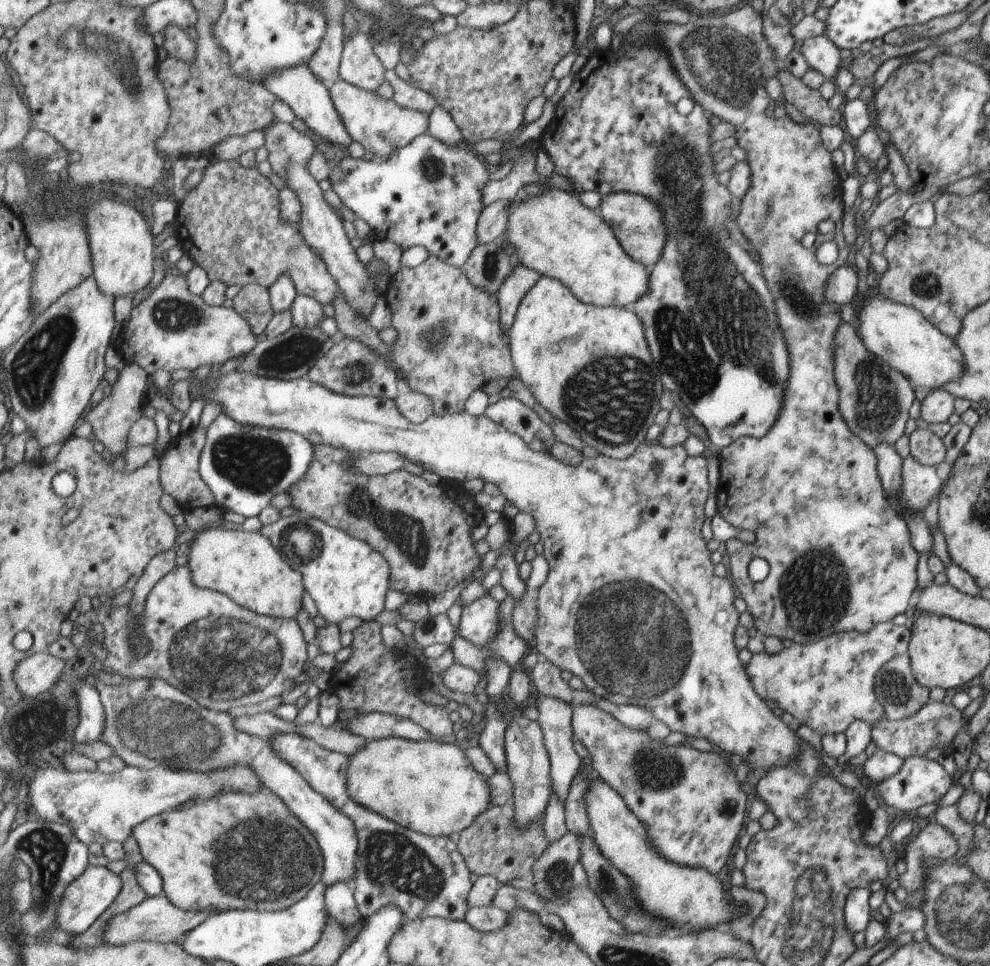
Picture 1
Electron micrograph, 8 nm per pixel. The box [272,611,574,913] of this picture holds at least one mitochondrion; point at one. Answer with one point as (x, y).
(392, 860)

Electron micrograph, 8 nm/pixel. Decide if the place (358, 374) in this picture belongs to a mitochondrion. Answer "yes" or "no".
yes

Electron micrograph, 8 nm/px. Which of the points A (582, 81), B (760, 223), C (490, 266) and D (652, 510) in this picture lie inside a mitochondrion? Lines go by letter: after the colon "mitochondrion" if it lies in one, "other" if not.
A: other
B: mitochondrion
C: mitochondrion
D: other

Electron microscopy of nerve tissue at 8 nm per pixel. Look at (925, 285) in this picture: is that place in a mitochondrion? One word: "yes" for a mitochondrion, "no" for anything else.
yes

